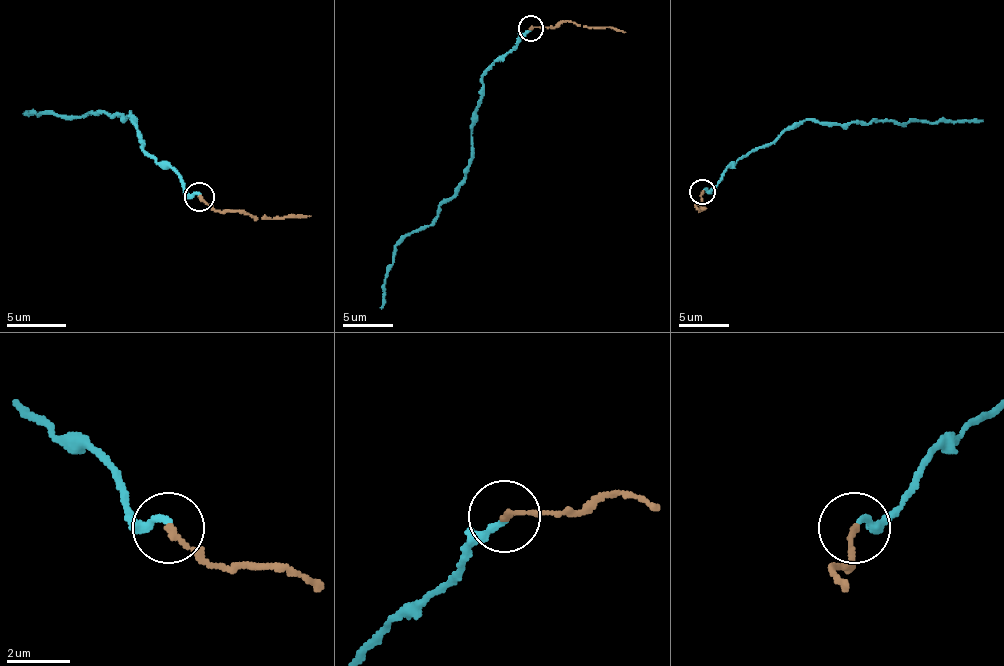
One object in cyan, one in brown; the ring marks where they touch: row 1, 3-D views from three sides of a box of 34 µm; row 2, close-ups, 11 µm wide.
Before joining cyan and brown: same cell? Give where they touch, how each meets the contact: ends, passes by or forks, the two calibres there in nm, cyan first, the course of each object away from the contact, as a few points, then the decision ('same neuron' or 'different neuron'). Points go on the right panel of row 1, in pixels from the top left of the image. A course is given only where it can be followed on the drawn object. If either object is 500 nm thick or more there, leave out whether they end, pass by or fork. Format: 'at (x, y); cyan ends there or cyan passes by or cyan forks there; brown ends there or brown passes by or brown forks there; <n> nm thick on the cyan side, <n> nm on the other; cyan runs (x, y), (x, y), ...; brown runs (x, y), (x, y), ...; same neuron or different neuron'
at (702, 192); cyan ends there; brown ends there; 200 nm thick on the cyan side, 180 nm on the other; cyan runs (704, 191), (712, 189), (729, 166), (752, 151), (770, 146), (785, 130), (805, 120), (853, 123), (982, 120); brown runs (701, 191), (701, 204), (696, 206), (707, 209); same neuron

